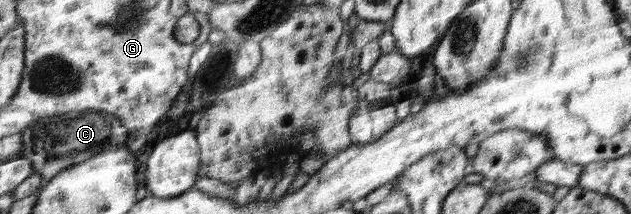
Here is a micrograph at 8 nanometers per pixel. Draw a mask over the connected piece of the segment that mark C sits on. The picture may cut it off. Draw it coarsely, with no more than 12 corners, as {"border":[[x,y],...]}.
{"border":[[86,110],[27,126],[22,156],[48,183],[128,144],[121,118]]}

